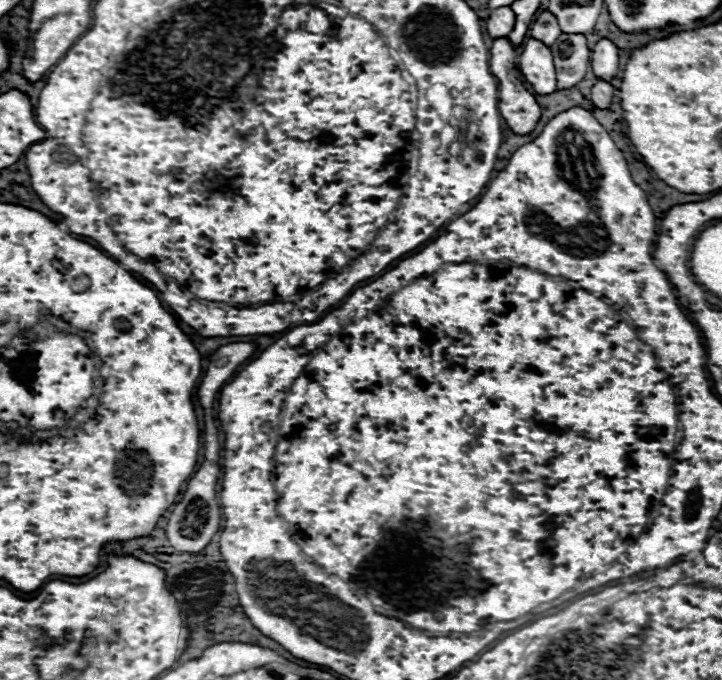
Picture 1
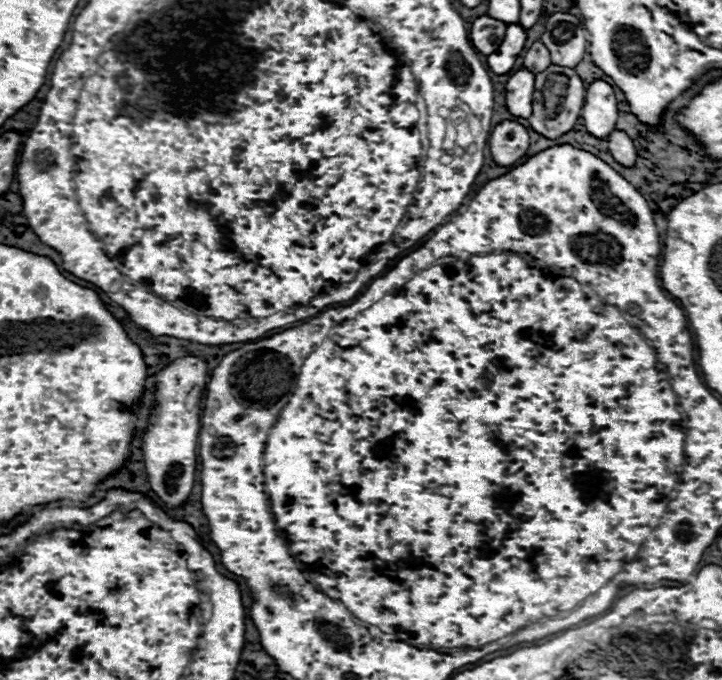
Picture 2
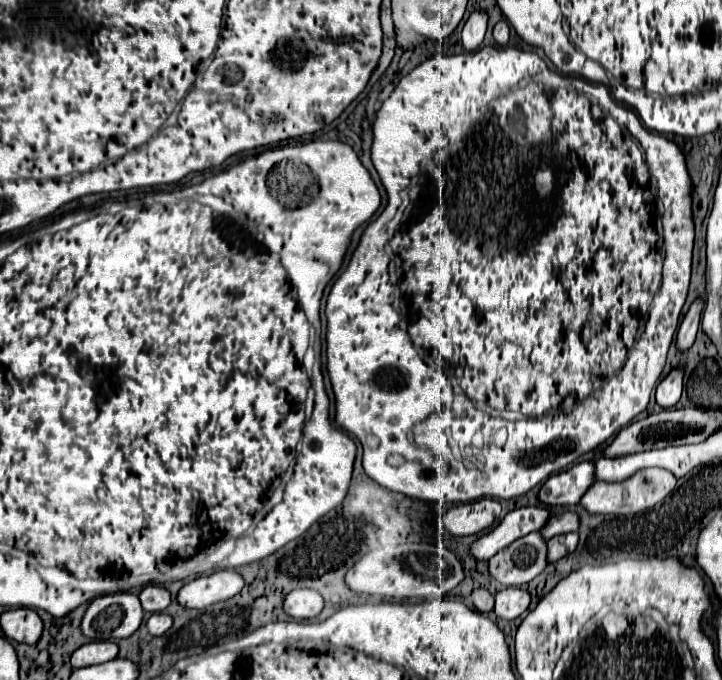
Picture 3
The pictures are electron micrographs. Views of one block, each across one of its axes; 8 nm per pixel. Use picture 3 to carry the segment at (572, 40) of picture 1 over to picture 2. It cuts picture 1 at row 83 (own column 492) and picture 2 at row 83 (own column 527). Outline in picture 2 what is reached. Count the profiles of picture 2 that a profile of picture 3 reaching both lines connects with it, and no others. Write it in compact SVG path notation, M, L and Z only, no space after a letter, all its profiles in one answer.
M550 64L544 72L536 74L536 88L534 88L534 106L532 106L532 116L530 126L544 134L546 138L558 138L566 134L568 130L574 128L574 122L584 106L584 82L578 76L576 68L566 68L566 66L554 66Z

